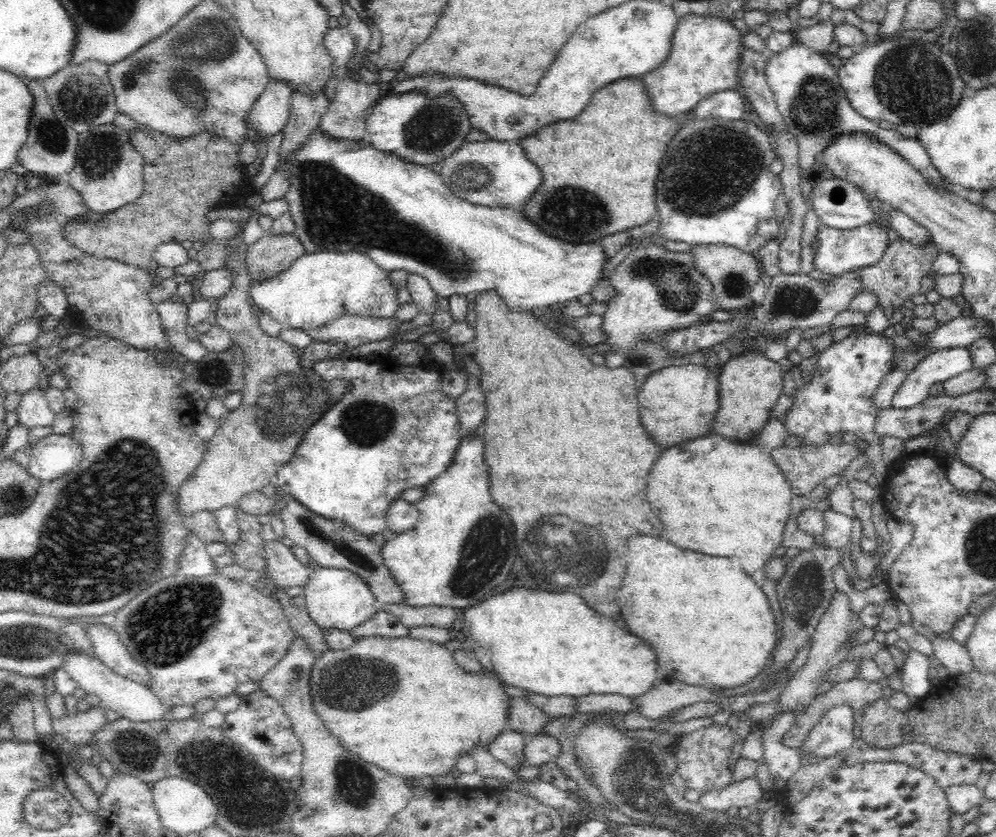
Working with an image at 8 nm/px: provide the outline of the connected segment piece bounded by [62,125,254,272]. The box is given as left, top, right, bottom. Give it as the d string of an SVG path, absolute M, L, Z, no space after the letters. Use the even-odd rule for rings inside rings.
M139 125L136 130L128 131L130 143L144 161L143 175L145 184L142 194L132 203L124 205L116 211L101 216L99 221L93 224L85 222L62 221L62 233L64 237L78 249L94 255L98 259L118 259L132 266L153 272L156 263L153 260L153 252L158 245L164 243L181 243L185 240L203 241L203 246L212 239L209 235L209 223L206 214L214 208L230 206L232 200L254 197L251 190L250 175L252 169L244 169L238 163L238 151L240 146L234 146L219 136L213 136L209 132L200 132L188 138L172 138L160 134L151 128Z

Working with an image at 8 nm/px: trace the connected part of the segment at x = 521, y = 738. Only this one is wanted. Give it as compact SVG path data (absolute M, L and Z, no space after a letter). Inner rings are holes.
M511 729L504 730L490 746L489 752L514 772L523 768L524 744L527 737Z

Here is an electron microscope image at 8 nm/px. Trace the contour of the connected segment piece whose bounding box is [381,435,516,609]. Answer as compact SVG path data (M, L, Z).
M482 435L462 440L450 466L424 487L424 496L415 504L419 514L416 526L381 542L384 565L402 591L403 604L469 609L482 604L510 576L516 560L514 528L510 518L492 500L484 457Z

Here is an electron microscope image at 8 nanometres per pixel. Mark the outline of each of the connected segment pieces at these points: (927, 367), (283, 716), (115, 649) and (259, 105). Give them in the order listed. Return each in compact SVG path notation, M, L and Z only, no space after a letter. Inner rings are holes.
M968 347L939 350L922 360L894 393L891 407L906 410L929 396L933 383L943 383L966 370L972 370Z
M262 689L242 696L237 709L226 714L220 729L226 738L244 747L263 770L272 772L278 779L289 782L300 776L304 760L302 743L295 736L292 723L280 703Z
M84 623L84 627L92 641L92 649L94 649L96 658L101 660L114 674L144 686L150 684L152 680L150 671L130 654L112 626Z
M270 80L264 93L252 104L248 117L258 136L269 142L270 138L283 132L289 119L291 97L295 90L287 82Z

